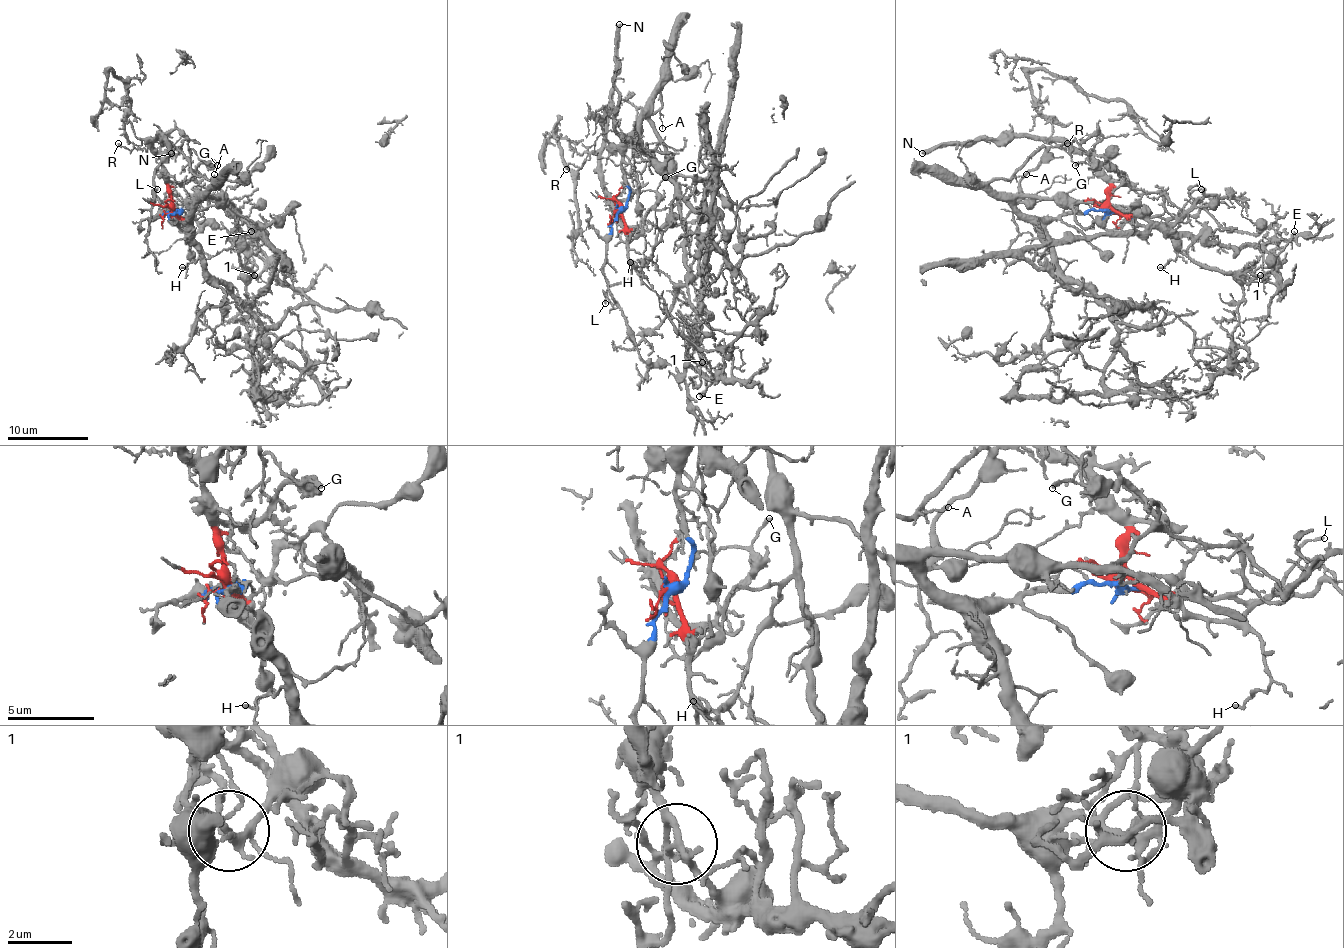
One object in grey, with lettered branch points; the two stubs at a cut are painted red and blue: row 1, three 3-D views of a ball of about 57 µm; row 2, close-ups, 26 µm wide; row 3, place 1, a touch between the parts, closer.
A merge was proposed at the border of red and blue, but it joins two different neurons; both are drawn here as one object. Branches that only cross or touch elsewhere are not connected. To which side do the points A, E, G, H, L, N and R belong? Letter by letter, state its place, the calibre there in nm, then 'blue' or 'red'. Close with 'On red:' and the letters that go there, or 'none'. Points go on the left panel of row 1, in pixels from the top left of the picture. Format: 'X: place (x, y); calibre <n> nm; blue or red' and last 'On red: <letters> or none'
A: place (214, 174); calibre 110 nm; blue
E: place (251, 231); calibre 190 nm; blue
G: place (217, 165); calibre 180 nm; red
H: place (182, 267); calibre 140 nm; red
L: place (157, 189); calibre 140 nm; red
N: place (171, 153); calibre 400 nm; red
R: place (118, 143); calibre 140 nm; red
On red: G, H, L, N, R

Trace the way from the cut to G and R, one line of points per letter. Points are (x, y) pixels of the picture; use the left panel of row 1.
G: (171, 210), (169, 182), (189, 178), (201, 164), (211, 162), (218, 166)
R: (171, 210), (167, 176), (149, 142), (130, 150), (118, 144)

